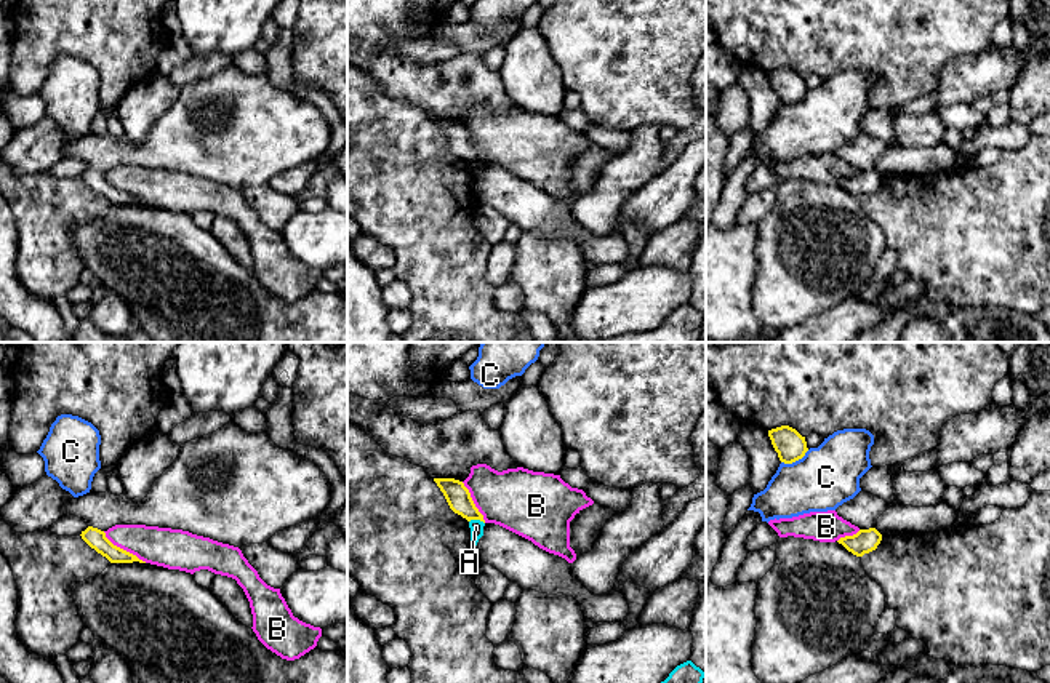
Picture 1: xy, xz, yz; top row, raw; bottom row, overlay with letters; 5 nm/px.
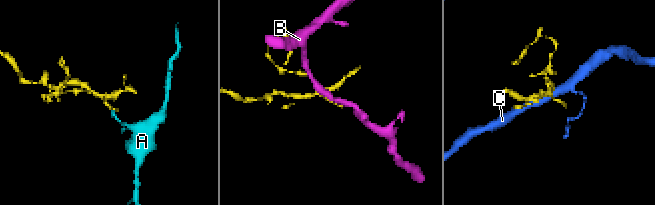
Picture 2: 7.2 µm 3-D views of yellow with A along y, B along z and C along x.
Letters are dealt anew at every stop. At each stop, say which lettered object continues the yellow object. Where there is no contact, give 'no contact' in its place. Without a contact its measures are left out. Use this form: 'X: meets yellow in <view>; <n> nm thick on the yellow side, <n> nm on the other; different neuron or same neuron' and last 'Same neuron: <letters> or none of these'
A: meets yellow in xz; 120 nm thick on the yellow side, 70 nm on the other; different neuron
B: meets yellow in xy; 100 nm thick on the yellow side, 200 nm on the other; different neuron
C: meets yellow in yz; 150 nm thick on the yellow side, 320 nm on the other; different neuron
Same neuron: none of these

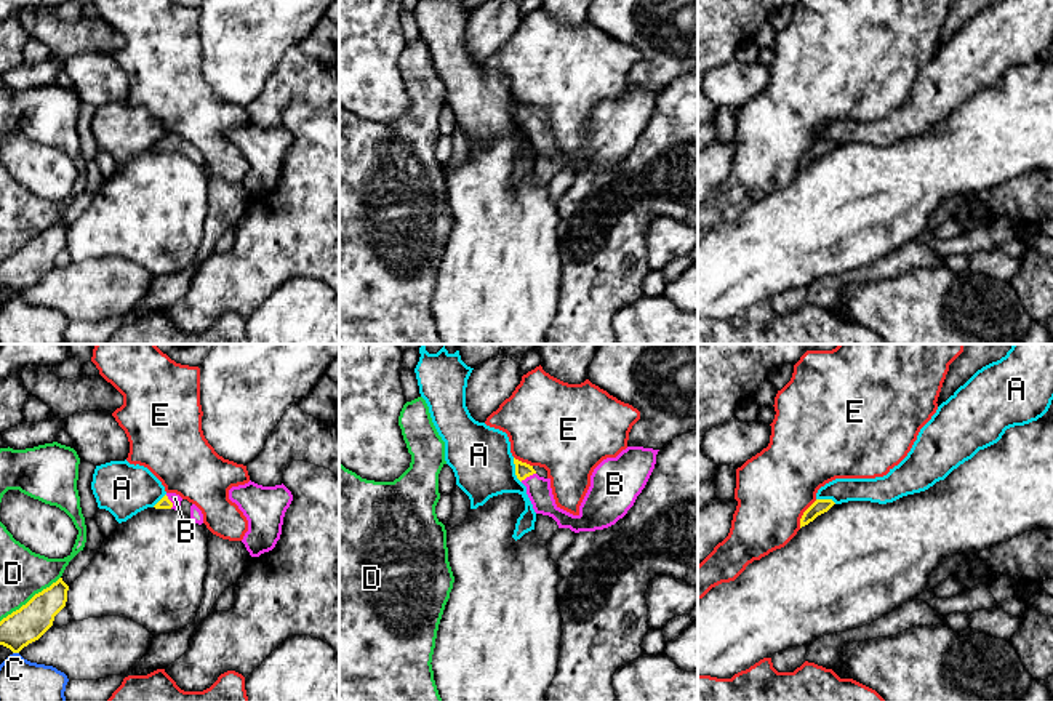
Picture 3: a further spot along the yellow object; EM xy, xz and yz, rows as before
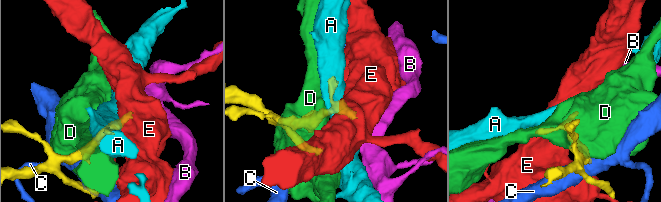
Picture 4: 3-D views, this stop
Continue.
A: meets yellow in xz; 80 nm thick on the yellow side, 300 nm on the other; different neuron
B: meets yellow in xz; 80 nm thick on the yellow side, 130 nm on the other; same neuron
C: meets yellow in xy; 180 nm thick on the yellow side, 320 nm on the other; different neuron
D: meets yellow in xy; 180 nm thick on the yellow side, 240 nm on the other; different neuron
E: meets yellow in yz; 80 nm thick on the yellow side, 380 nm on the other; different neuron
Same neuron: B

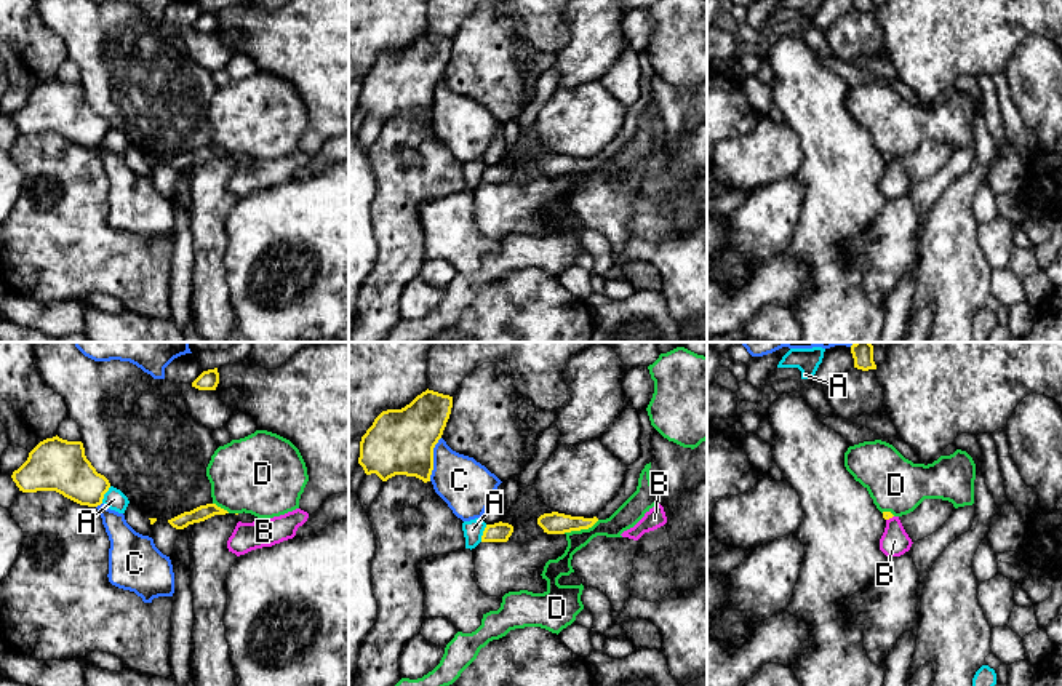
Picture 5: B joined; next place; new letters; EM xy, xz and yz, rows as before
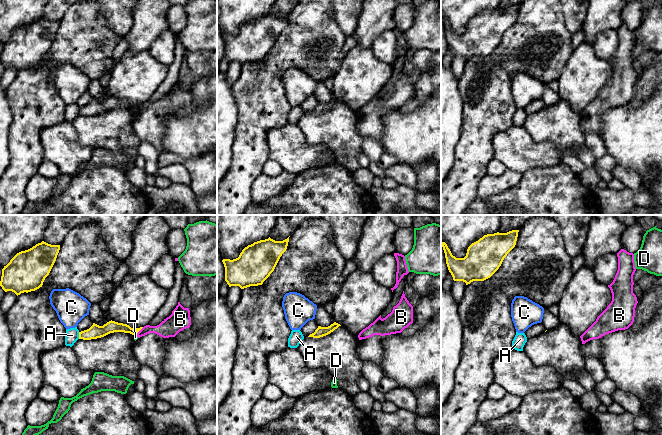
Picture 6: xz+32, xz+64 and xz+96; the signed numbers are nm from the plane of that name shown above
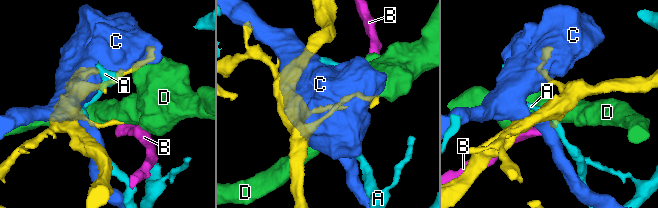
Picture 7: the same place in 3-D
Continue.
A: meets yellow in xy; 260 nm thick on the yellow side, 110 nm on the other; different neuron
B: meets yellow in yz; 50 nm thick on the yellow side, 140 nm on the other; different neuron
C: meets yellow in xz; 340 nm thick on the yellow side, 260 nm on the other; different neuron
D: meets yellow in xz; 110 nm thick on the yellow side, 120 nm on the other; different neuron
Same neuron: none of these

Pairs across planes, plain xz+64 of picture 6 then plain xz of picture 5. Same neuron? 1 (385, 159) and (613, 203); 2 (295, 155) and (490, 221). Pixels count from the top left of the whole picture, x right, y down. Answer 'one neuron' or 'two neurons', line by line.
1: two neurons
2: two neurons

